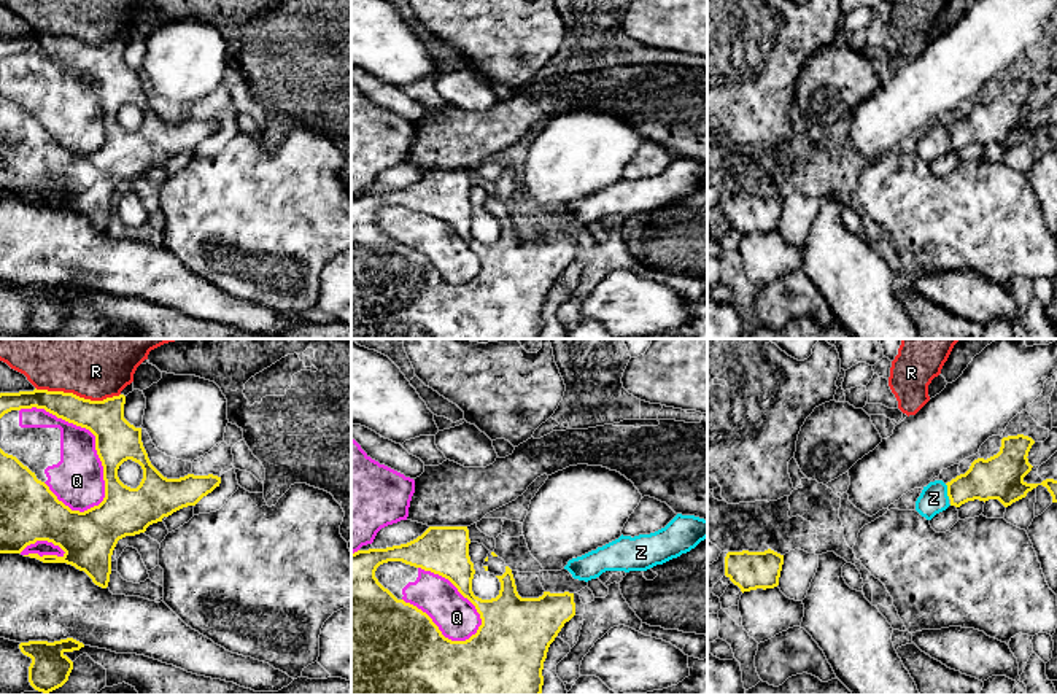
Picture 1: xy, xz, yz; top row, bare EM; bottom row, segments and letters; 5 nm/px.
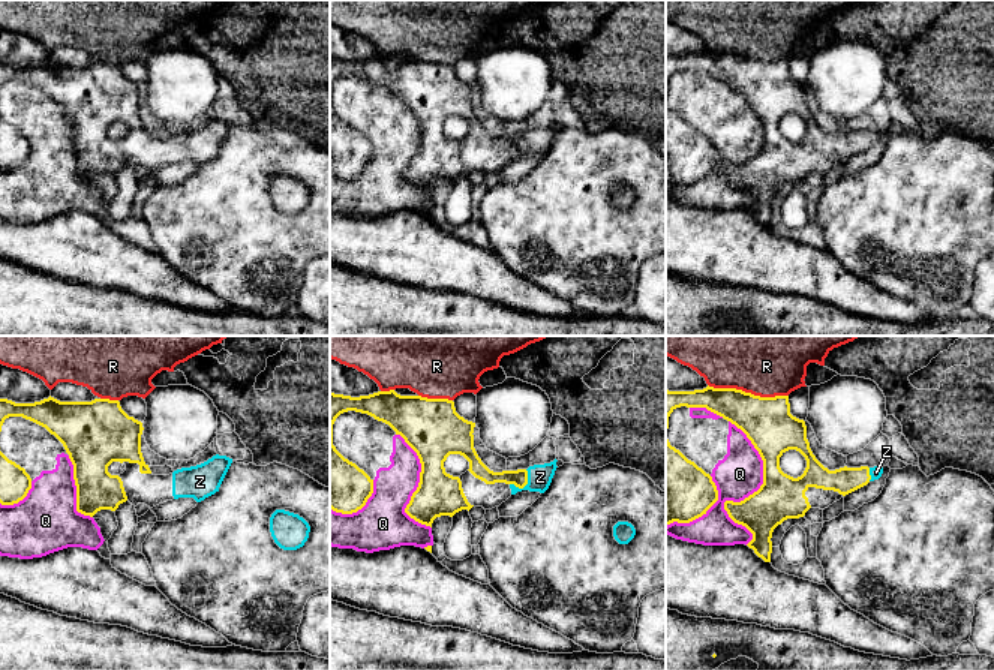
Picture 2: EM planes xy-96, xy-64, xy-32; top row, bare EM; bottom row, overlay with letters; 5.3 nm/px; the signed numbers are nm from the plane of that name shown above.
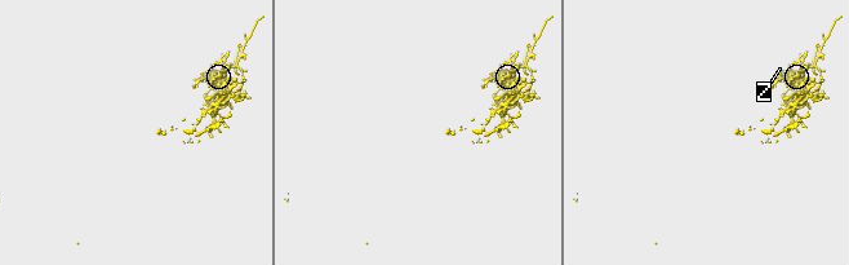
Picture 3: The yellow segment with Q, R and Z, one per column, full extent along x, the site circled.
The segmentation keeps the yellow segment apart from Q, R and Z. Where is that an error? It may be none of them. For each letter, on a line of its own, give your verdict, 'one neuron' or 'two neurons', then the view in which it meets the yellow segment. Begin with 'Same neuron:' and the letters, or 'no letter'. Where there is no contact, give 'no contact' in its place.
Same neuron: Z
Q: two neurons; contact in xy
R: two neurons; contact in xy
Z: one neuron; contact in yz

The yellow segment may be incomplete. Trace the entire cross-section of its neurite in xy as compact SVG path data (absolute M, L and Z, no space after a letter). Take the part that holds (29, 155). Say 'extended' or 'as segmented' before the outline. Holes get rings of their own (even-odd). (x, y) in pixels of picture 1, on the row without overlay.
as segmented; M64 35L0 37L0 62L21 52L45 52L95 80L103 110L105 142L84 156L72 154L16 100L0 92L0 197L21 197L37 184L59 189L65 197L29 197L43 207L67 207L106 232L111 199L119 183L145 177L173 156L196 149L221 127L221 121L188 118L164 121L149 105L141 72L124 62L126 40L91 45ZM132 103L143 113L137 132L118 121L119 110Z

